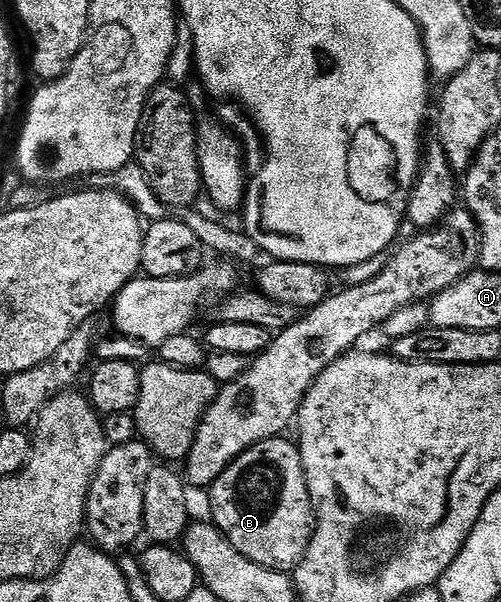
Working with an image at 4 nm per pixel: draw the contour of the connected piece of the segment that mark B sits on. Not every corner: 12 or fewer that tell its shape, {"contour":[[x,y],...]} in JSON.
{"contour":[[260,440],[212,483],[211,523],[295,569],[314,509],[302,454]]}

